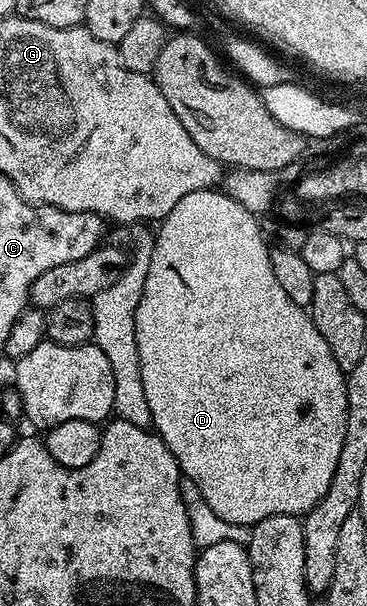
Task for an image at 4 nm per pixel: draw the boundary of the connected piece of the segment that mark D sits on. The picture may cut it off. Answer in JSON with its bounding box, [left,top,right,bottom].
[135,189,347,528]

